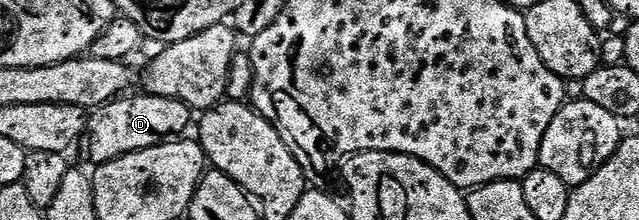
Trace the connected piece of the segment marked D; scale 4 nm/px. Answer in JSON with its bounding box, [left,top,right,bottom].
[85,95,192,167]

